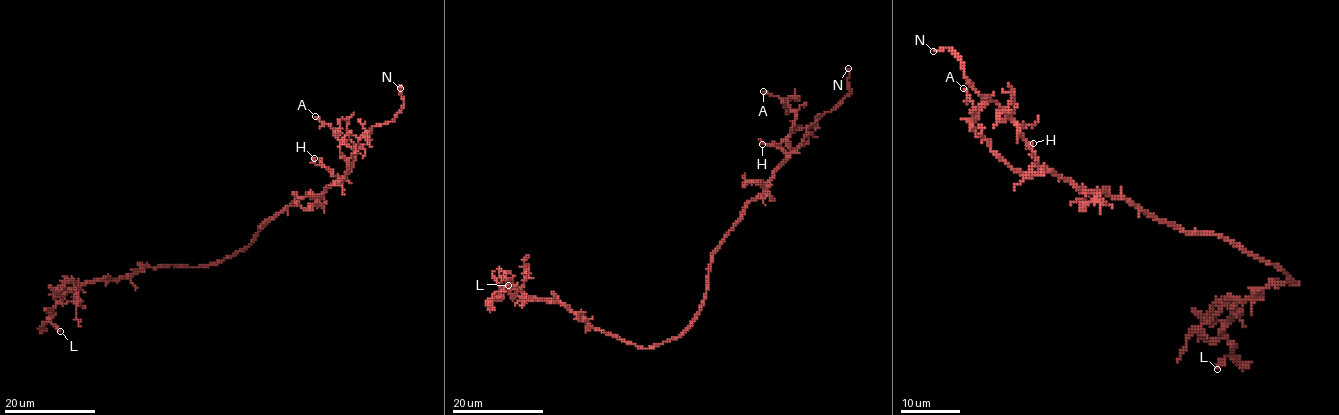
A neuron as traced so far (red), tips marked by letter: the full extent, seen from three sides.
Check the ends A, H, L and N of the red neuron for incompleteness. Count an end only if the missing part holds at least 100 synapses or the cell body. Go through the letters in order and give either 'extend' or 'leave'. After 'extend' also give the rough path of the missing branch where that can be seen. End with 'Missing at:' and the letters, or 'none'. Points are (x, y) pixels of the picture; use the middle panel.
A: leave
H: leave
L: leave
N: extend | (848, 68), (844, 54), (785, 57), (767, 51), (740, 50), (737, 42), (733, 41)
Missing at: N

